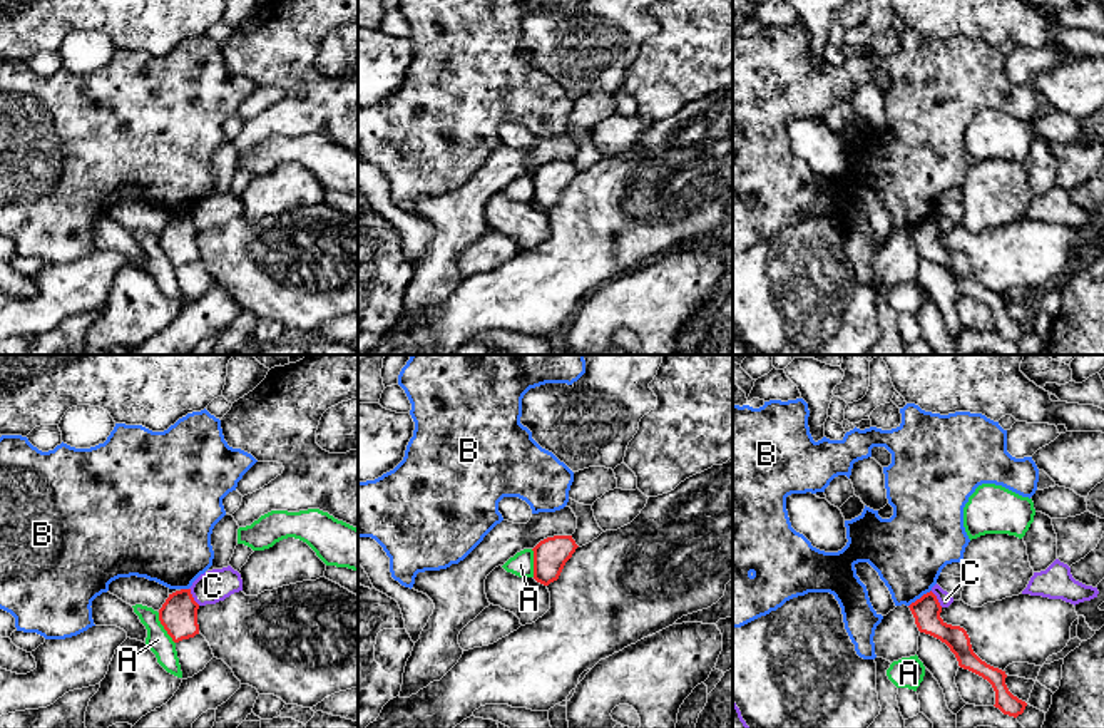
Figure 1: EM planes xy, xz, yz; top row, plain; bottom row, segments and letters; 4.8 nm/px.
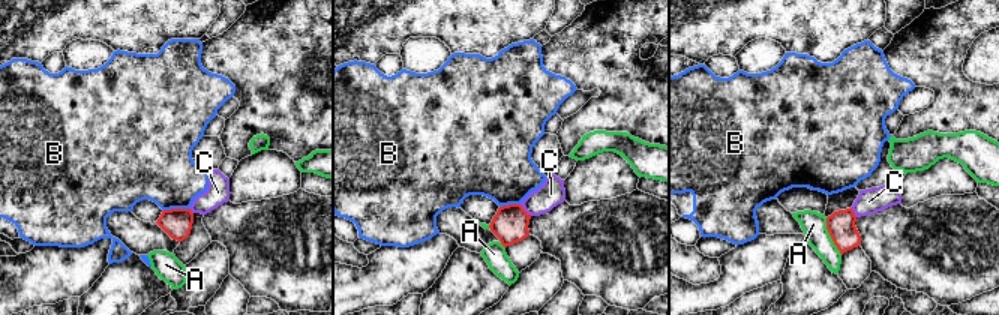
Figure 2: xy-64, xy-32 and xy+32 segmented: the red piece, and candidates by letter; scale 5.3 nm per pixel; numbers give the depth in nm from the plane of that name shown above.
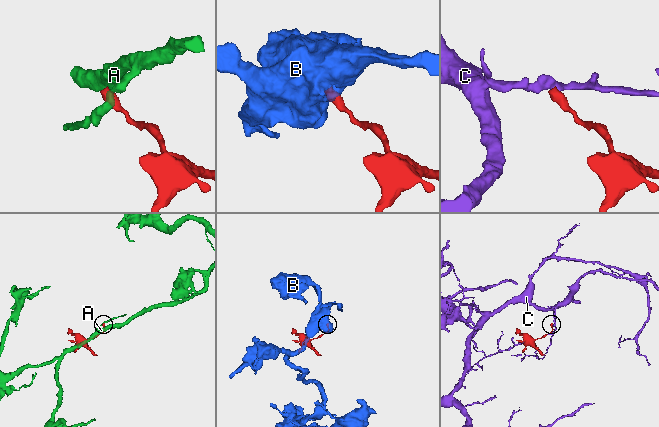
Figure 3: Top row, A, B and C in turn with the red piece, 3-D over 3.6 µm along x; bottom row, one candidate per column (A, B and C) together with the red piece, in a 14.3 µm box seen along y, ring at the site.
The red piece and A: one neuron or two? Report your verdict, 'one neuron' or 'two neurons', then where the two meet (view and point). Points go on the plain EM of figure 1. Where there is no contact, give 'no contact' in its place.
two neurons | xy (164, 253)

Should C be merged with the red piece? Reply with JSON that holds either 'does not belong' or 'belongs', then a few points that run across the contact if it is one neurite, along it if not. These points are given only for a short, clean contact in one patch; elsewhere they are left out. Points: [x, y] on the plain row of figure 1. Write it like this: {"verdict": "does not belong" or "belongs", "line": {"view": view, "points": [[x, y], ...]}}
{"verdict": "does not belong", "line": {"view": "xy", "points": [[189, 213], [189, 218], [199, 230]]}}

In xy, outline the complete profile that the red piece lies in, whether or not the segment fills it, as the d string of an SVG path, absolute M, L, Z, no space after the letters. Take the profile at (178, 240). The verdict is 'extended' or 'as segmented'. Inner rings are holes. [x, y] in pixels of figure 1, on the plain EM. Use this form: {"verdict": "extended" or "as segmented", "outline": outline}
{"verdict": "as segmented", "outline": "M191 214L169 219L159 234L159 246L174 268L199 259L197 234L199 229L194 226Z"}

